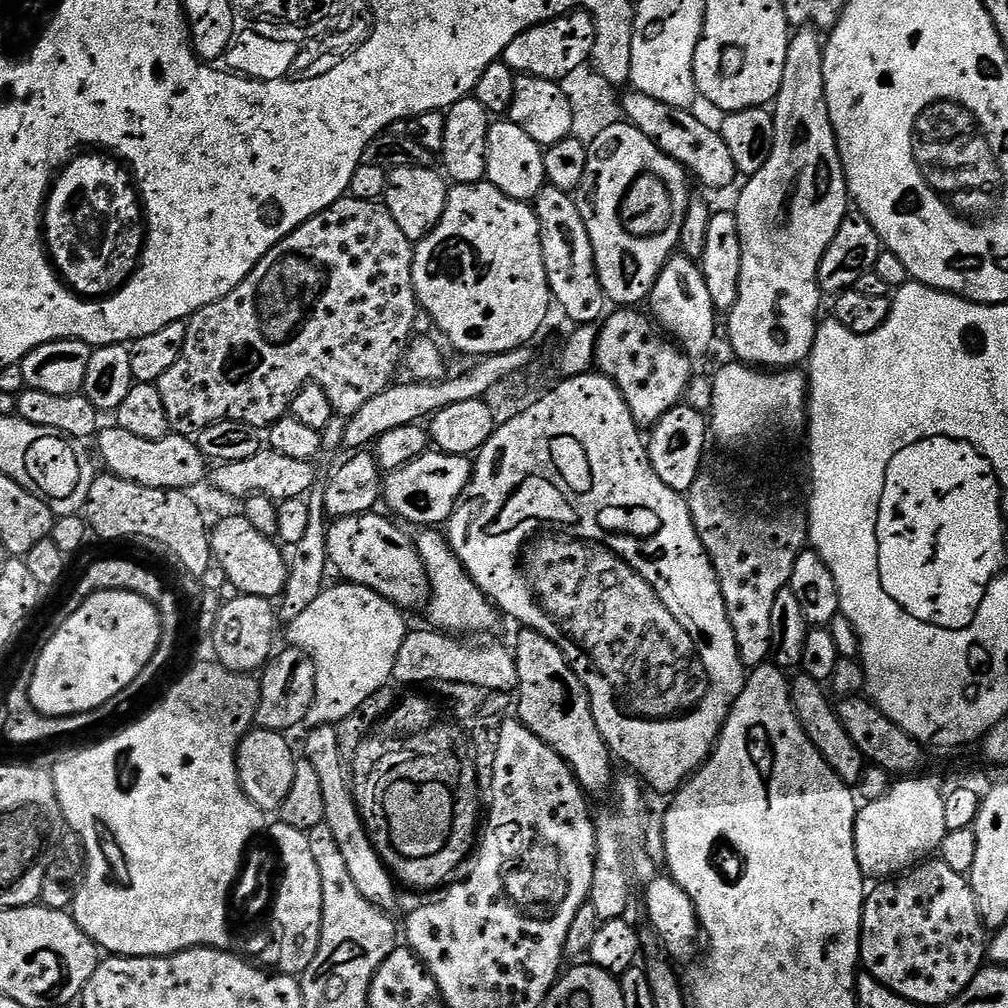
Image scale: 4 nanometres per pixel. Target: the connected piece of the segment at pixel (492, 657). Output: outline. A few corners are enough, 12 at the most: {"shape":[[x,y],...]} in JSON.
{"shape":[[409,631],[392,680],[520,687],[516,653],[492,638]]}

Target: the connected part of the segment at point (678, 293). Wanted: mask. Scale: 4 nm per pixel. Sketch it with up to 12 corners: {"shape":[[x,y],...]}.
{"shape":[[674,254],[648,299],[691,359],[709,352],[718,313],[697,261]]}

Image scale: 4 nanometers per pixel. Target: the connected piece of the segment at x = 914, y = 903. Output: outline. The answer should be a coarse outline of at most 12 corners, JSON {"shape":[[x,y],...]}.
{"shape":[[929,858],[864,898],[860,964],[946,1006],[986,964],[969,877]]}

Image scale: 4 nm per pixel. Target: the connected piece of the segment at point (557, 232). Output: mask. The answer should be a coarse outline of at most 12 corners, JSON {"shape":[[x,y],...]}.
{"shape":[[569,193],[535,198],[555,307],[576,326],[610,301]]}

